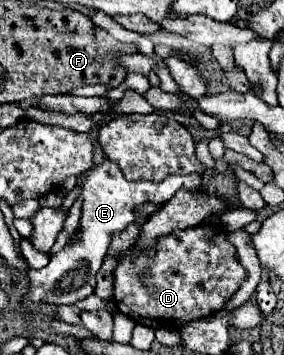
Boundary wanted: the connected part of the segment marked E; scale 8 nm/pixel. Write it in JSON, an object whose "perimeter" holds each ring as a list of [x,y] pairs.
{"perimeter":[[[105,158],[101,164],[93,166],[91,170],[77,176],[83,180],[77,202],[81,202],[81,218],[79,228],[73,234],[73,238],[65,244],[61,252],[51,256],[49,264],[41,270],[31,270],[27,274],[29,280],[29,294],[25,300],[29,302],[45,302],[45,304],[75,304],[95,290],[95,276],[103,264],[103,258],[107,254],[107,248],[111,246],[111,236],[123,232],[127,224],[133,224],[137,220],[139,208],[145,204],[161,206],[167,202],[177,190],[191,190],[195,192],[201,186],[203,174],[187,174],[177,176],[171,174],[163,182],[129,182],[121,172],[119,166]]]}

